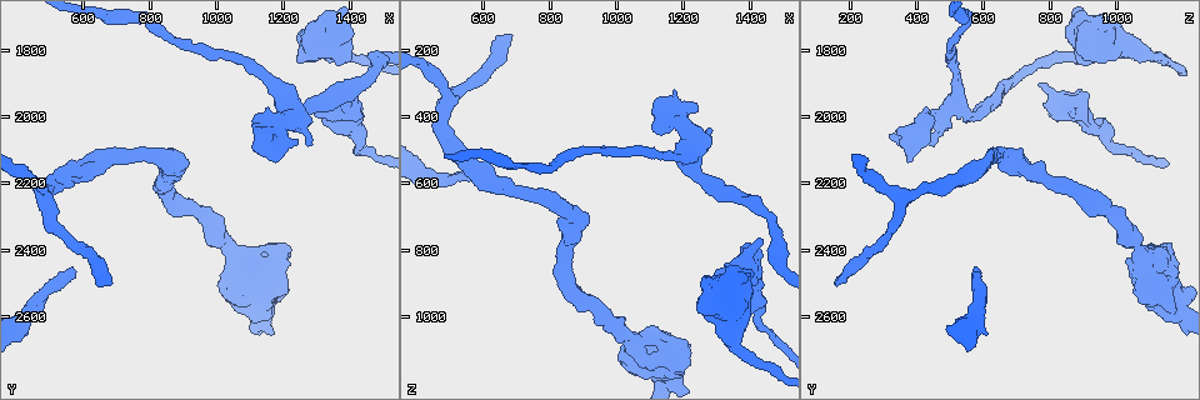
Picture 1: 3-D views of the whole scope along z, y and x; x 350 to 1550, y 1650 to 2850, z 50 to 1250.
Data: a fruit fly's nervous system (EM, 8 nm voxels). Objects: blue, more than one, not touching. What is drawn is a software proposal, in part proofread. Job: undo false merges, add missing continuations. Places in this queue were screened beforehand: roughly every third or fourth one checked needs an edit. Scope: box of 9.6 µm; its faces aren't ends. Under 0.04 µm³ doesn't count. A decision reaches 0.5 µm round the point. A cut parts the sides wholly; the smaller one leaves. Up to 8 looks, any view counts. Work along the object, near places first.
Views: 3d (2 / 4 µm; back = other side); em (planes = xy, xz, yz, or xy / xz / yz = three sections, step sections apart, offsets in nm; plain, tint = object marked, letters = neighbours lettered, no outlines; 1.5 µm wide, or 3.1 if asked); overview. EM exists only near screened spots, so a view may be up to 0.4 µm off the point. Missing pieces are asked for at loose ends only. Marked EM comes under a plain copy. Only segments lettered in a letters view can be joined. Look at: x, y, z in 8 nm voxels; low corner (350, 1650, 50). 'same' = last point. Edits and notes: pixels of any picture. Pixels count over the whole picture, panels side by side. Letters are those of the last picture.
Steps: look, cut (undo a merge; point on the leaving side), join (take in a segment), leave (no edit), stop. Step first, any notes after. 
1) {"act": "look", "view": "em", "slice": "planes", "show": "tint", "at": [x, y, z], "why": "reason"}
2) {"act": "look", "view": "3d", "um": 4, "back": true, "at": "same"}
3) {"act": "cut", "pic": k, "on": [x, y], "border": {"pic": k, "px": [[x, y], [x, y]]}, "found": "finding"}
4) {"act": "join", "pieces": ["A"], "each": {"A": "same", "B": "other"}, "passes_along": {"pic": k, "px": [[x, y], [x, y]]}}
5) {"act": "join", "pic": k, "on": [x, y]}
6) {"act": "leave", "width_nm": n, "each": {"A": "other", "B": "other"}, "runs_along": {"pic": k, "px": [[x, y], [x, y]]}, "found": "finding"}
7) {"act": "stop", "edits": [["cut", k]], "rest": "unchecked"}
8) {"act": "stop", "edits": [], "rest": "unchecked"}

{"act": "look", "view": "em", "slice": "planes", "show": "letters", "at": [560, 2450, 570], "why": "an open end"}

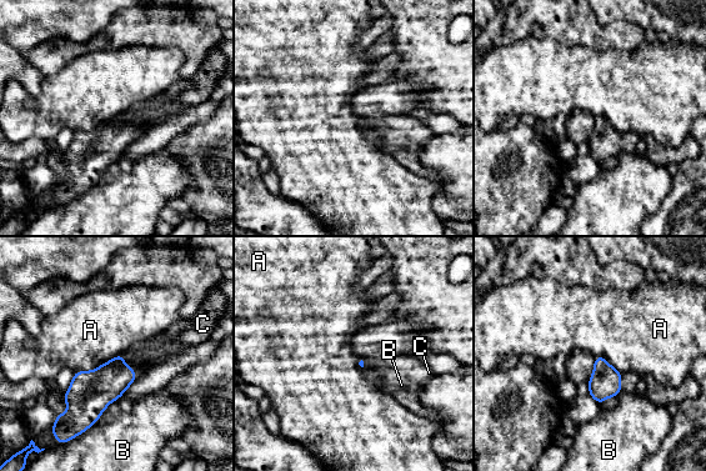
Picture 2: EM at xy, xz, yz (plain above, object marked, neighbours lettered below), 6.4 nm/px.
{"act": "join", "pieces": ["C"], "each": {"A": "other", "B": "other", "C": "same"}, "passes_along": {"pic": 2, "px": [[98, 389], [129, 366], [140, 362]]}, "found": "it goes on there"}

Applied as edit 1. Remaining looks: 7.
{"act": "look", "view": "em", "slice": "planes", "show": "letters", "at": [680, 2510, 160], "why": "free end"}

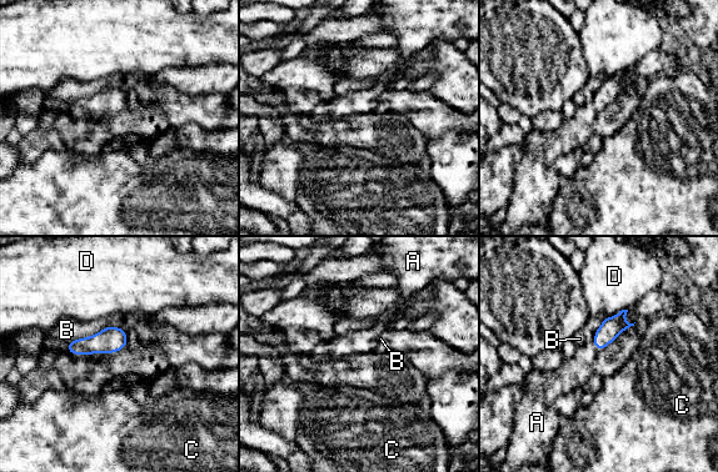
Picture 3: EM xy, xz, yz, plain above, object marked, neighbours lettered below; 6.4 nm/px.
{"act": "join", "pieces": ["A"], "each": {"A": "same", "B": "other", "C": "other", "D": "other"}, "passes_along": {"pic": 3, "px": [[611, 327], [596, 346], [574, 372]]}, "found": "the neuron continues"}

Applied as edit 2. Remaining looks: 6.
{"act": "look", "view": "overview", "why": "redraw"}

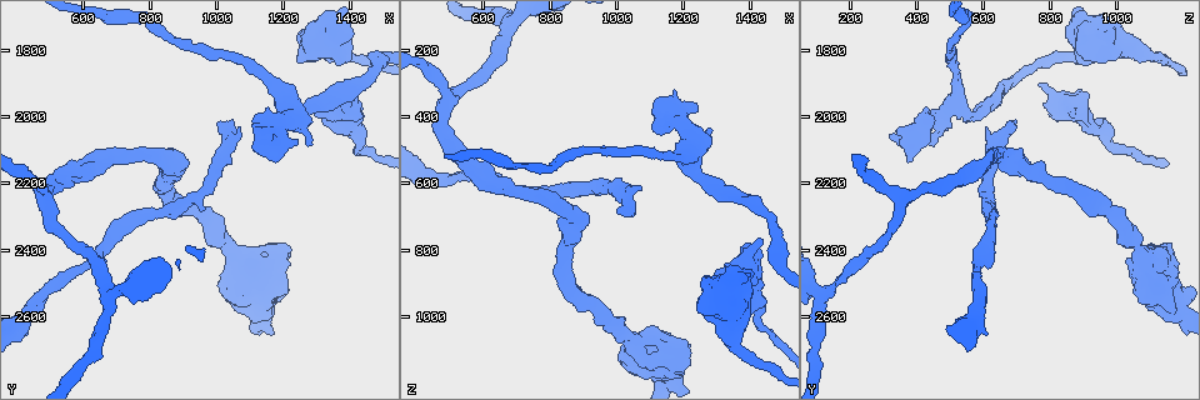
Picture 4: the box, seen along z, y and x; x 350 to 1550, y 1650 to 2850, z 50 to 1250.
{"act": "look", "view": "em", "slice": "planes", "show": "tint", "at": [1190, 2130, 360], "why": "thick end"}

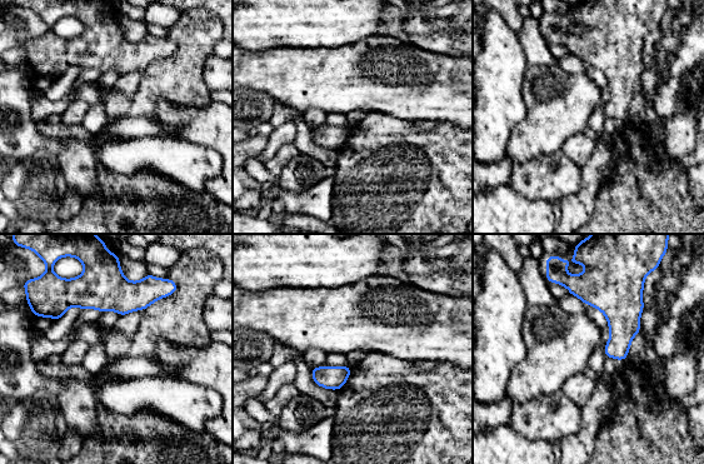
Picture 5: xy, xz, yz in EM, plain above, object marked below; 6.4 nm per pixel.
{"act": "look", "view": "em", "slice": "planes", "show": "letters", "at": "same"}

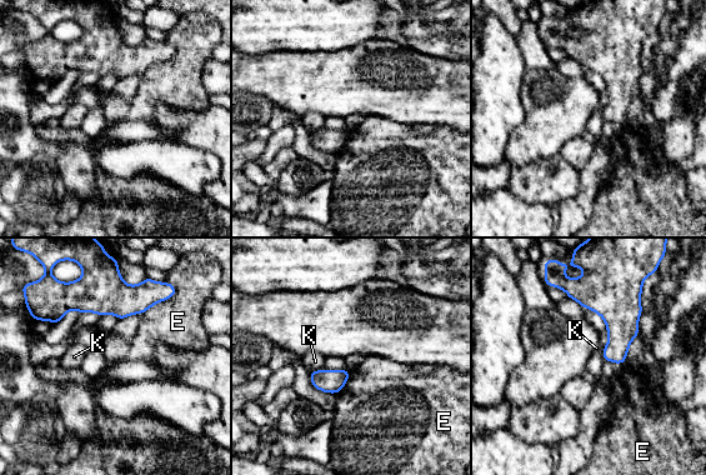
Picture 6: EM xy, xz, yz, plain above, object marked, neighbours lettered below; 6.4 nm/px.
{"act": "leave", "each": {"E": "other", "K": "other"}, "border": {"pic": 6, "px": [[173, 296], [155, 303], [143, 313]]}, "found": "no lettered segment goes on from it"}

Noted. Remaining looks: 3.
{"act": "stop", "edits": [["join", 2], ["join", 3]], "rest": "unchecked"}

